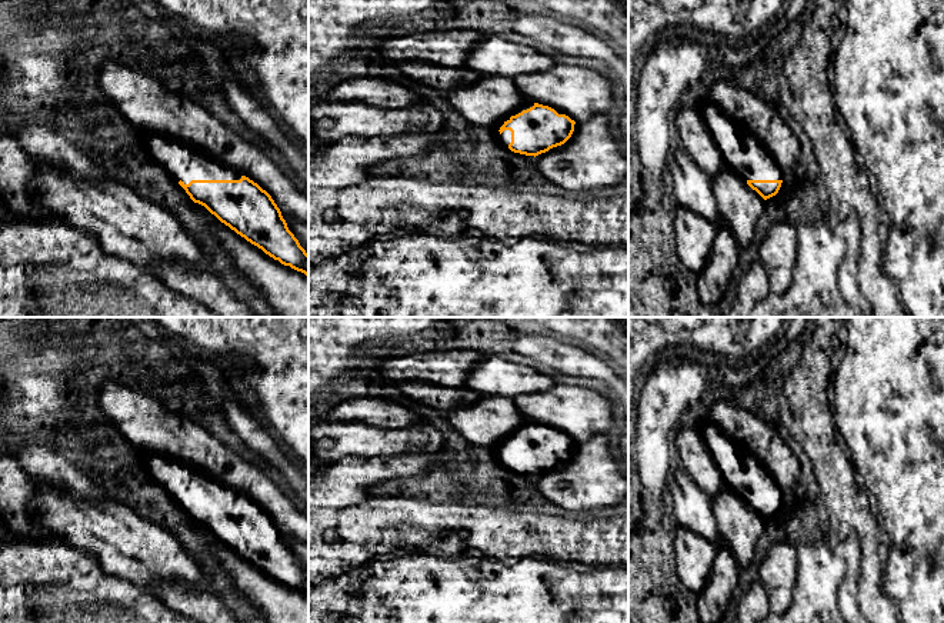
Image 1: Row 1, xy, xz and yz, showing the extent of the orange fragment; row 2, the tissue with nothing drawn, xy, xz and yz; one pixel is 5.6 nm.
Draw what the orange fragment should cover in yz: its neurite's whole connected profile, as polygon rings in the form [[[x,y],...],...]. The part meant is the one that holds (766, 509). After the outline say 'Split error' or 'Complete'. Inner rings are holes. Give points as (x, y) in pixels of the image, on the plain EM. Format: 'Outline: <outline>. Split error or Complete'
Outline: [[[711,420],[704,422],[698,430],[725,486],[745,500],[764,520],[775,516],[783,503],[783,490],[764,466]]]. Split error

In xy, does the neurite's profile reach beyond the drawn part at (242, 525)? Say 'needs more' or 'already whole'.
needs more

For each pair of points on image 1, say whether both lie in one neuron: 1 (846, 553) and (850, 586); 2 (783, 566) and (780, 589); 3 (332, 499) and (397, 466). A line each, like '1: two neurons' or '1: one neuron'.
1: one neuron
2: one neuron
3: one neuron

